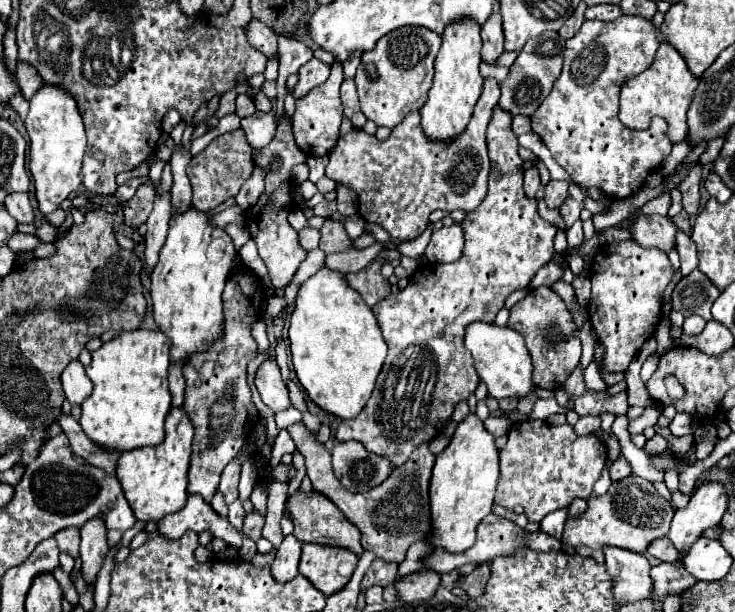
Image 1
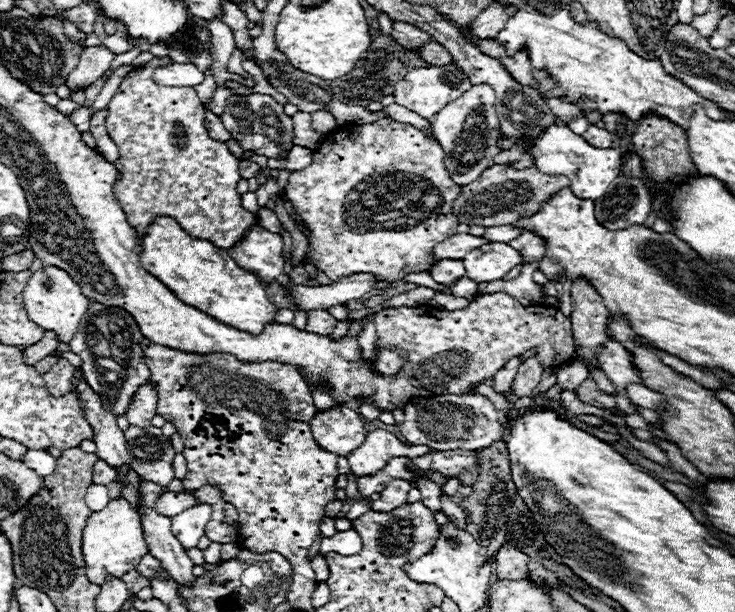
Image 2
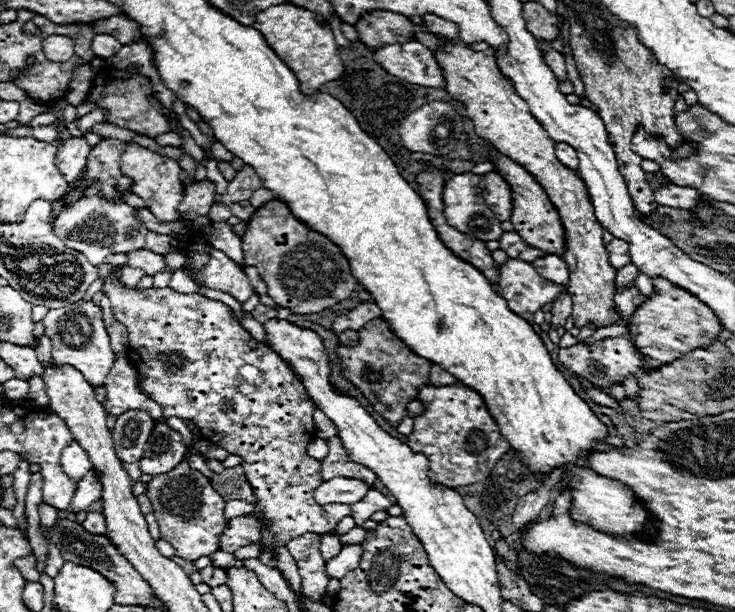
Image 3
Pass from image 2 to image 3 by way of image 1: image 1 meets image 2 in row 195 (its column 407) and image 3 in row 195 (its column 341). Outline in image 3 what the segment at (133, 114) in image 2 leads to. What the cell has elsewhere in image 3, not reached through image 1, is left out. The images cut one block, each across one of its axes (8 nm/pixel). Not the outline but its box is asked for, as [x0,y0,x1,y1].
[122,144,184,222]

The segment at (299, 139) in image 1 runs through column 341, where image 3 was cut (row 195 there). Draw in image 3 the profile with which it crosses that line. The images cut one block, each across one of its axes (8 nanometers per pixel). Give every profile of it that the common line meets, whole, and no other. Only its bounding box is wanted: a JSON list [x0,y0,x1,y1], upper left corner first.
[64,140,134,206]

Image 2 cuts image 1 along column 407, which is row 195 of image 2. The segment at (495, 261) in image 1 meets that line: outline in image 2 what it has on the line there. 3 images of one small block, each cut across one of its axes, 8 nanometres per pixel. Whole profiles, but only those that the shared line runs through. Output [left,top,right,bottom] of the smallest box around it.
[286,118,460,282]

